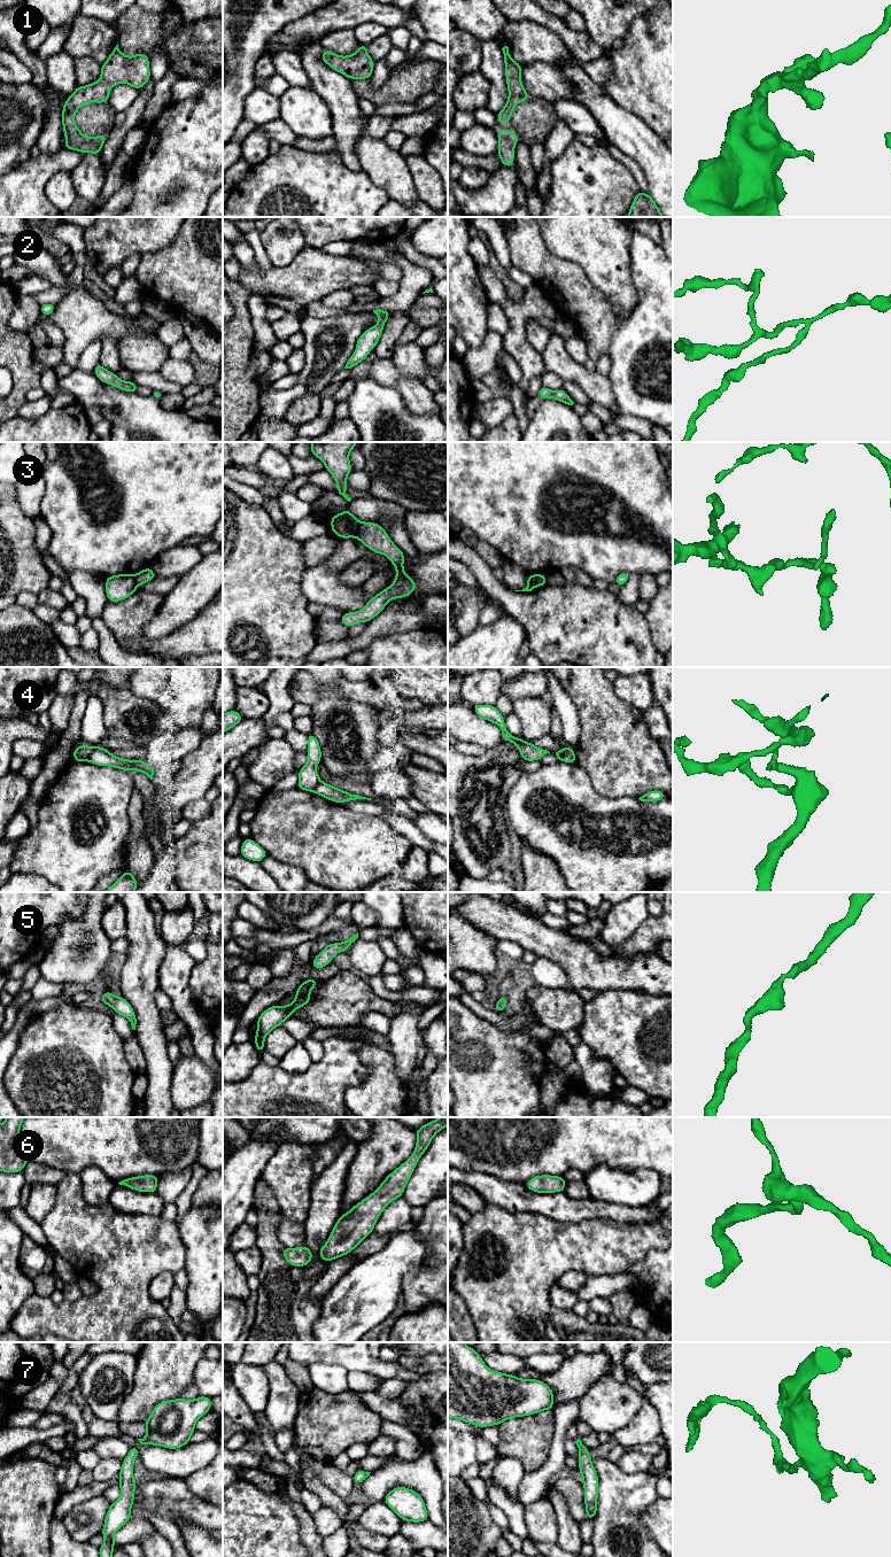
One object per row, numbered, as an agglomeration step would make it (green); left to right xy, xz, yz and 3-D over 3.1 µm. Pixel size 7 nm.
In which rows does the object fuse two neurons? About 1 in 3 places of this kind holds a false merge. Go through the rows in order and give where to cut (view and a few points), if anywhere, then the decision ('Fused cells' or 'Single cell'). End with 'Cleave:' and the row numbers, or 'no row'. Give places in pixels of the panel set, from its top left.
1: No split. Single cell
2: No split. Single cell
3: Split along xz (361, 523), (355, 536). Fused cells
4: Split along xy (94, 748), (87, 760). Fused cells
5: No split. Single cell
6: No split. Single cell
7: No split. Single cell
Cleave: 3, 4

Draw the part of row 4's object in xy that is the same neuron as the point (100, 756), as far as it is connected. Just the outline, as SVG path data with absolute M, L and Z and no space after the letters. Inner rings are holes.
M94 746L94 750L92 754L90 756L88 761L96 766L115 767L125 772L130 769L135 772L142 772L150 780L153 780L153 775L154 775L154 767L148 767L147 761L145 759L127 760L124 758L119 758L119 757L113 756L109 750L102 746Z

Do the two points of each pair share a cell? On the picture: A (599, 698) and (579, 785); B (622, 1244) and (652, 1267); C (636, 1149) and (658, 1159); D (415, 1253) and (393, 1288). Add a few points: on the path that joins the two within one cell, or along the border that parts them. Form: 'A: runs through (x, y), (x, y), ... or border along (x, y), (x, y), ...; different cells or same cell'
A: border along (576, 762), (588, 775), (593, 788), (597, 792); different cells
B: border along (660, 1248), (650, 1250), (635, 1261), (627, 1271); different cells
C: runs through (642, 1149), (649, 1149), (652, 1153); same cell
D: runs through (405, 1262), (393, 1275), (393, 1279); same cell

